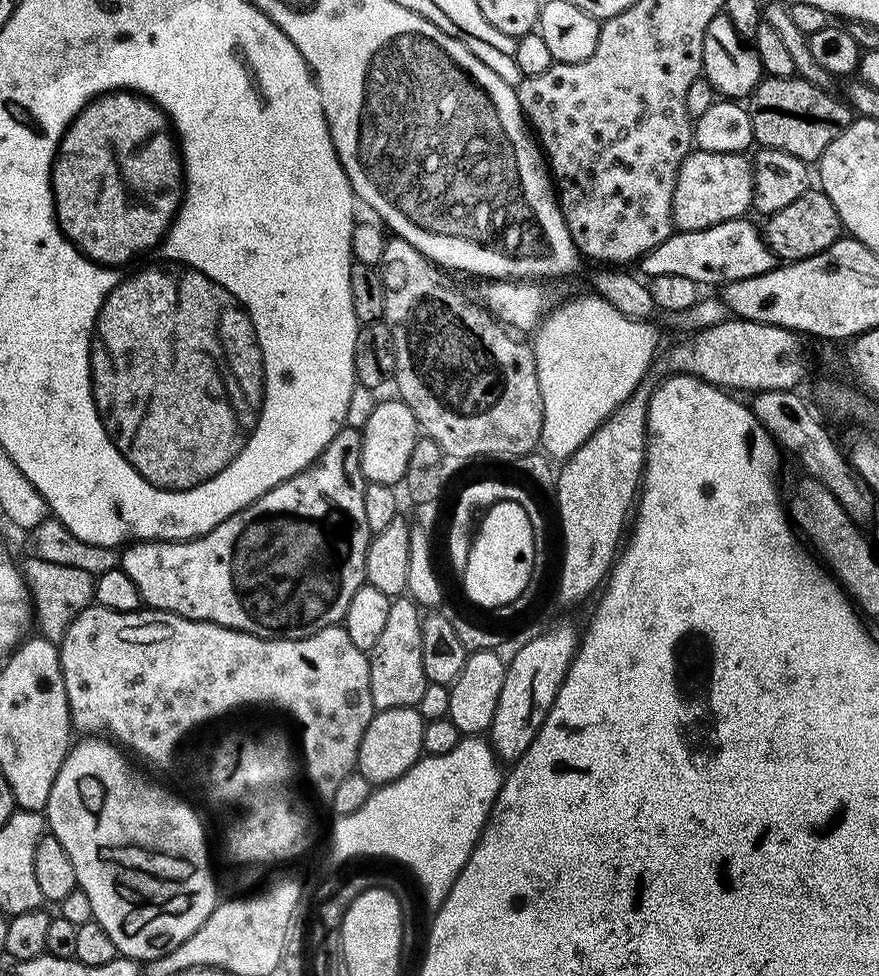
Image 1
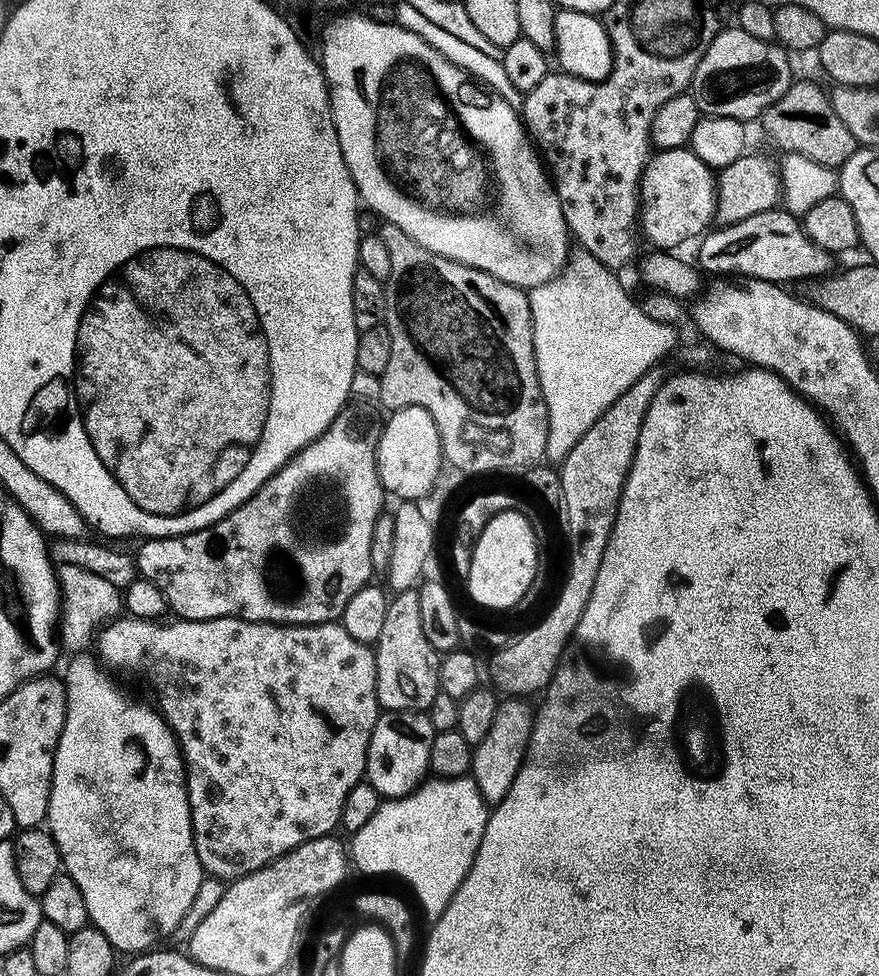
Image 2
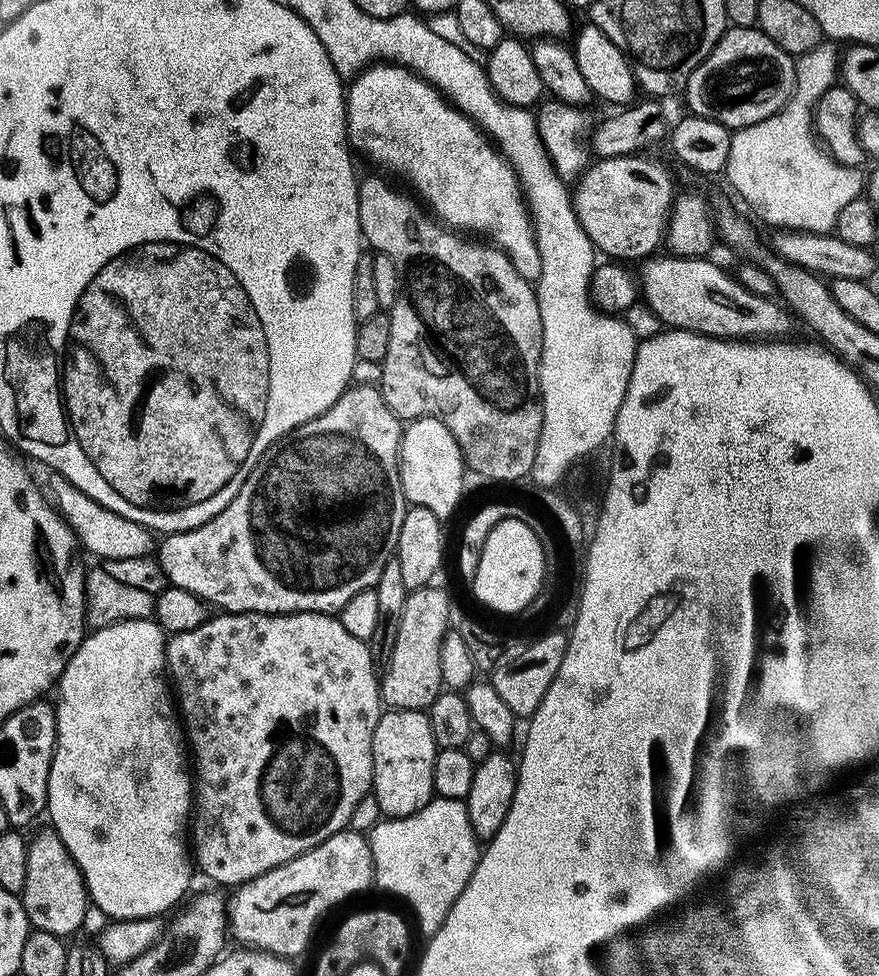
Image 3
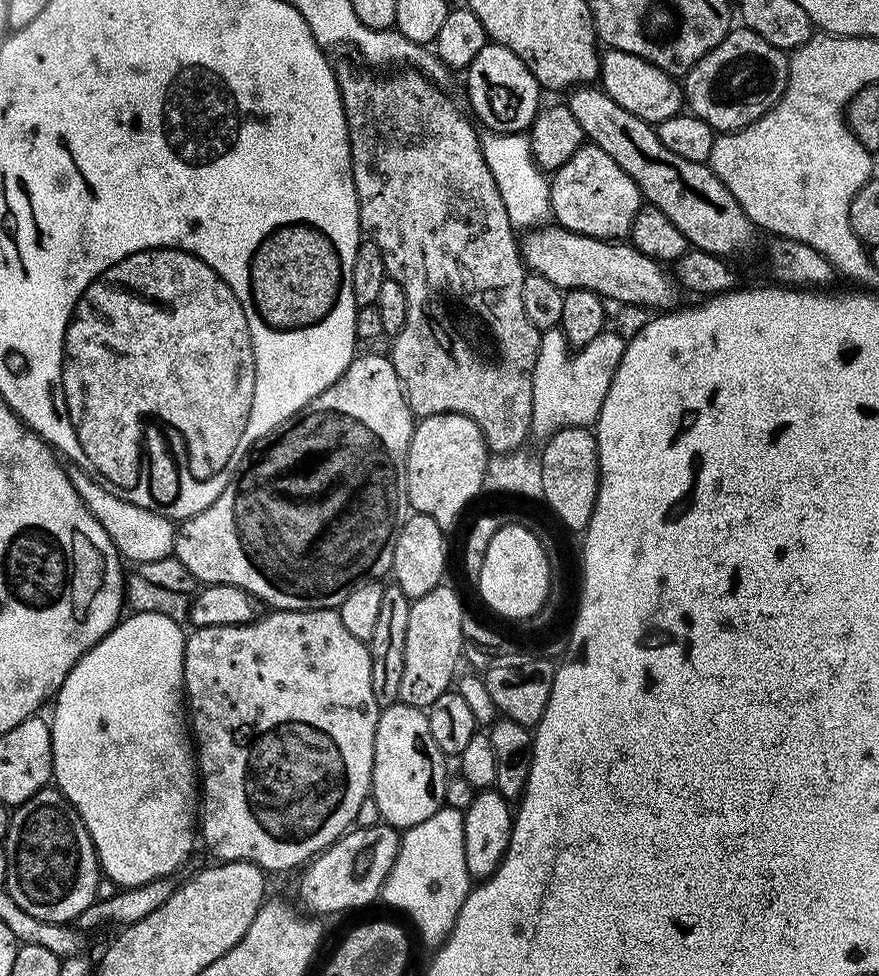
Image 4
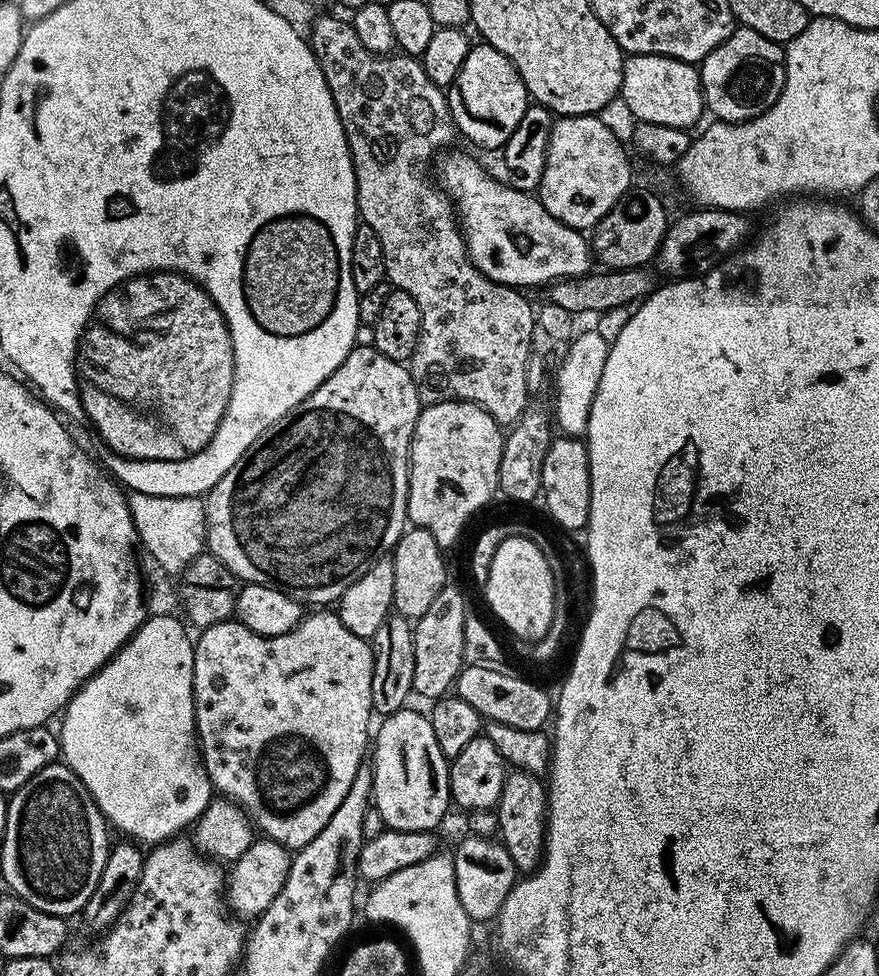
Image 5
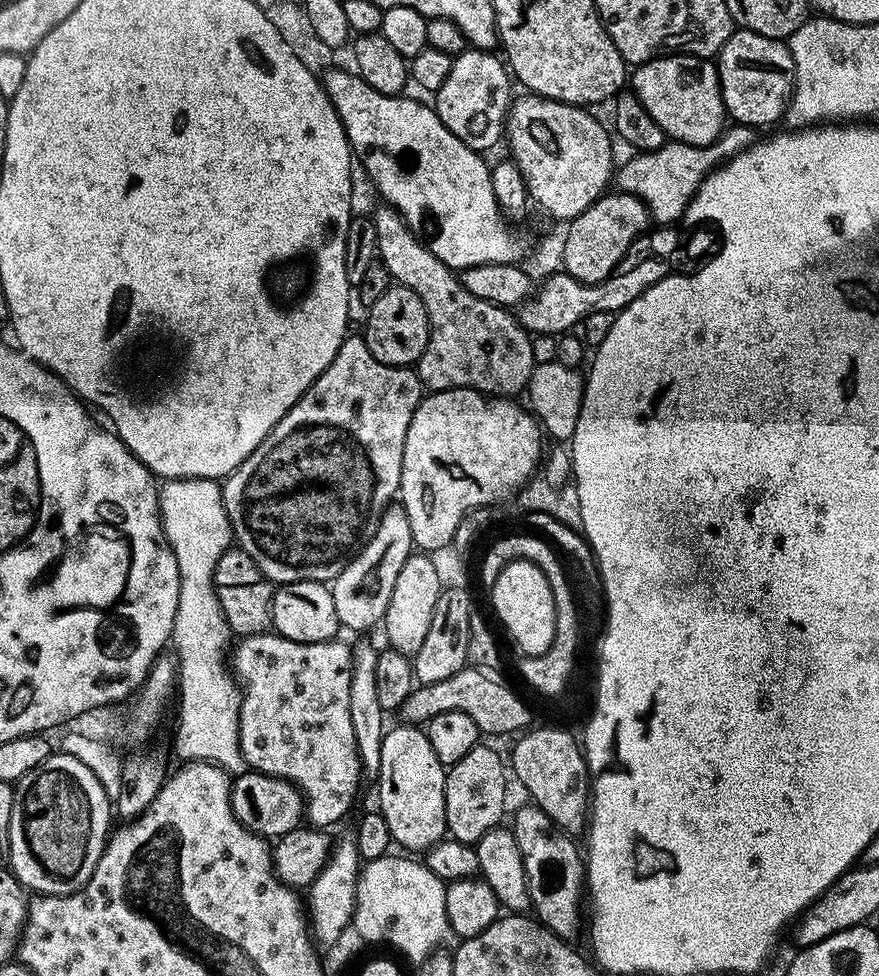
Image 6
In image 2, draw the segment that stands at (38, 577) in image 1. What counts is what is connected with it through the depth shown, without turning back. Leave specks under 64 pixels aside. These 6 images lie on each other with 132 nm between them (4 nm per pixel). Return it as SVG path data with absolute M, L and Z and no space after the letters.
M62 564L56 568L56 581L60 584L60 619L58 621L58 639L60 647L65 653L80 654L84 648L93 643L98 629L107 624L109 620L115 620L122 612L122 592L114 587L111 582L98 574L90 574L90 570L82 570L82 566L70 566Z

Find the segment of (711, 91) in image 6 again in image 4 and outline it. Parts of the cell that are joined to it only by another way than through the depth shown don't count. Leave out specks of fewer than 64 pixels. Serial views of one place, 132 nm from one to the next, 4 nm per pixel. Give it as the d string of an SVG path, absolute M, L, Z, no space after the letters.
M608 48L601 55L598 84L606 94L610 94L610 98L614 98L614 102L618 102L618 106L622 106L622 110L638 114L638 118L653 126L671 116L681 115L685 103L681 85L673 77L658 66L617 48Z

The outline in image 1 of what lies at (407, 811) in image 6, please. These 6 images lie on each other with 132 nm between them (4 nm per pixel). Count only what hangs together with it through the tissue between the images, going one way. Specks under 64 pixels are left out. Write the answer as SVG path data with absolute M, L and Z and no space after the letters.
M385 708L377 711L362 734L356 768L374 786L402 778L402 774L406 774L406 770L410 770L410 766L414 766L424 752L425 725L416 708Z

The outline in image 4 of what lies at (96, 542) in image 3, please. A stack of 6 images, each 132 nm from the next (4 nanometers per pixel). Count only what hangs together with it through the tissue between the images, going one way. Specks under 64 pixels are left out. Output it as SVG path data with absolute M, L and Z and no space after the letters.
M69 467L67 474L74 490L78 490L78 494L90 510L90 514L94 514L94 518L98 518L98 522L102 522L102 528L110 534L114 546L125 561L136 560L135 563L141 565L173 555L177 529L168 517L146 510L142 506L134 506L130 502L118 498L118 494L114 494L104 487L99 479L87 476L80 468Z

